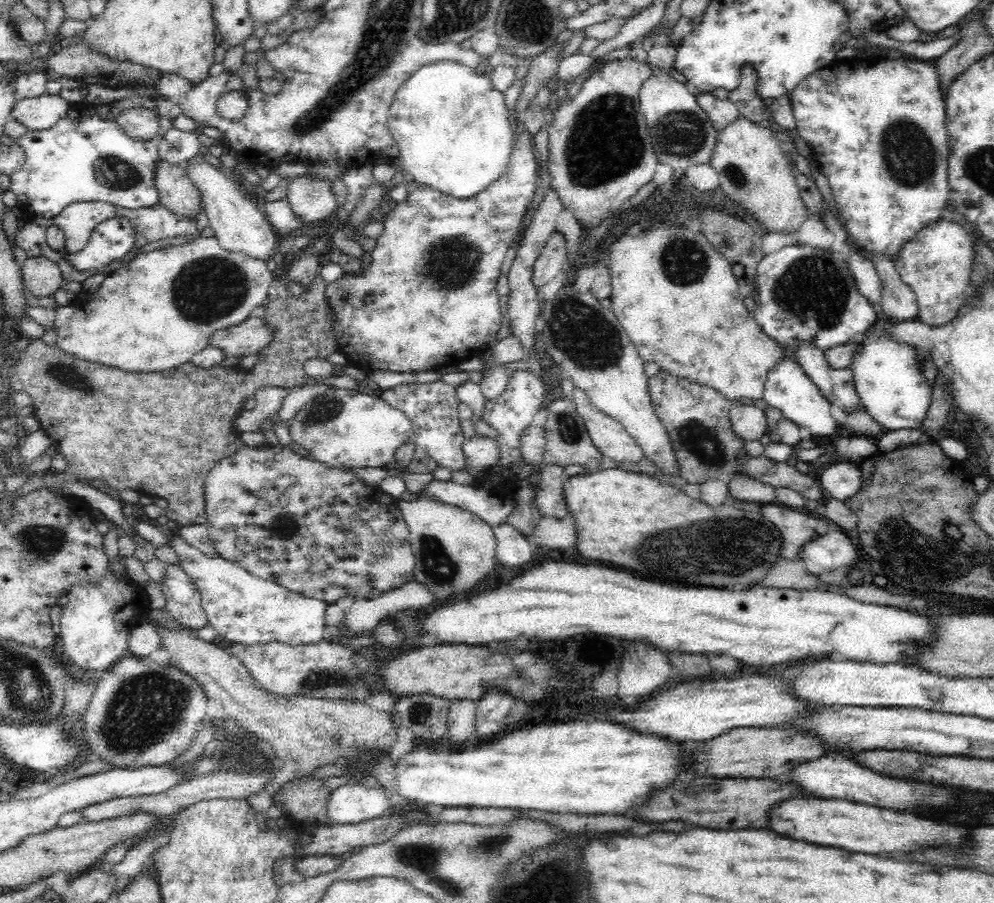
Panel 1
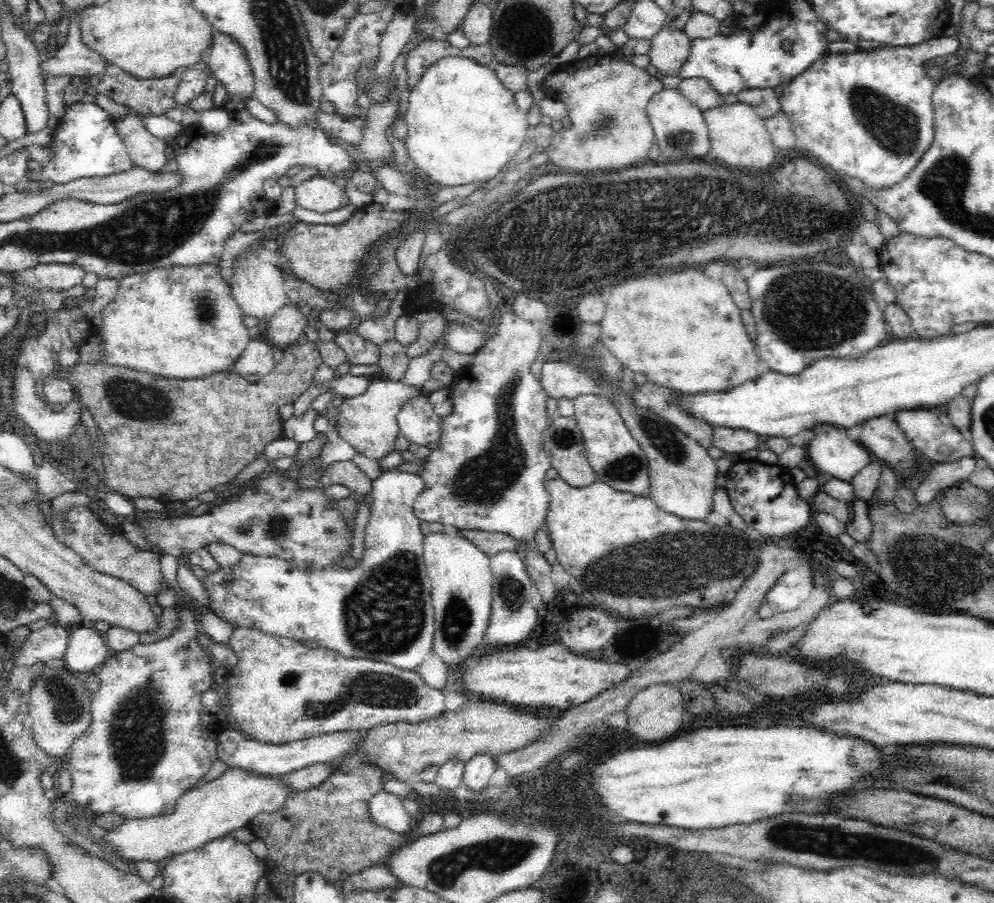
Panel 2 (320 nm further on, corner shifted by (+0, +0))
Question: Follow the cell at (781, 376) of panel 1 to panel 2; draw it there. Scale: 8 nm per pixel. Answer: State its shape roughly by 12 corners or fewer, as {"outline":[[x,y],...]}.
{"outline":[[835,425],[818,426],[807,456],[817,472],[851,484],[874,460]]}

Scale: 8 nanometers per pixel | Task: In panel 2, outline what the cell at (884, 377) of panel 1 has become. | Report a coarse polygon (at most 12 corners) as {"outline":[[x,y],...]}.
{"outline":[[893,414],[929,463],[976,458],[971,441],[938,414]]}

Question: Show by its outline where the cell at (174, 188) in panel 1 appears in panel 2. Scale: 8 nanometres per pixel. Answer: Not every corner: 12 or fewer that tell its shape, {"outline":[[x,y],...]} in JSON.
{"outline":[[137,113],[114,119],[133,166],[157,173],[170,149]]}

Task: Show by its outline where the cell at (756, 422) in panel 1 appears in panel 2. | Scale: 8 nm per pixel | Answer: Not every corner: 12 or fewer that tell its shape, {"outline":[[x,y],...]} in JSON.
{"outline":[[712,428],[716,454],[741,456],[758,446],[746,429]]}

